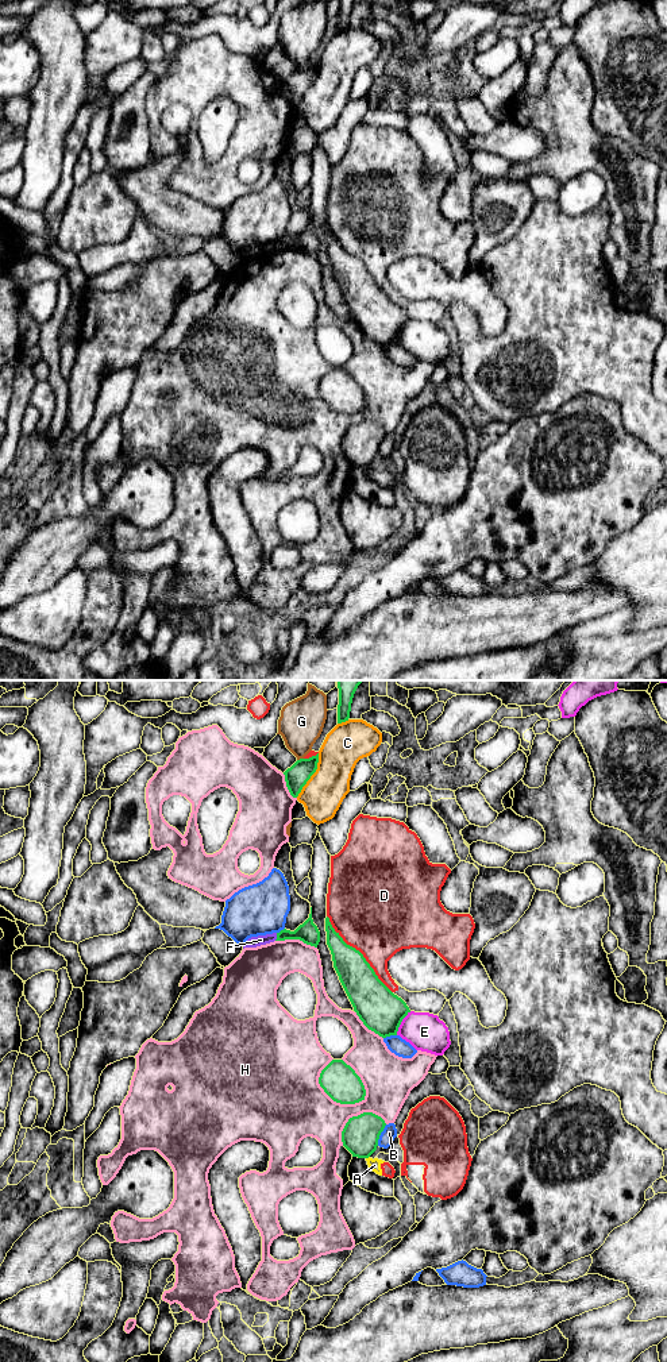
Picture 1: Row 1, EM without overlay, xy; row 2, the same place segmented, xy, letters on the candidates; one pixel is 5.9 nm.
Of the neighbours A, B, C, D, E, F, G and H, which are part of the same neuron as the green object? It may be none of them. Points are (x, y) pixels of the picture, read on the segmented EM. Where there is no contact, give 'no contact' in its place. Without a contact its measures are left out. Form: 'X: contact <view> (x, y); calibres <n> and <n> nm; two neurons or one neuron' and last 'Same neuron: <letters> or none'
A: contact xy (367, 1157); calibres 220 and 70 nm; two neurons
B: contact xy (380, 1134); calibres 220 and 90 nm; two neurons
C: contact xy (312, 774); calibres 140 and 240 nm; two neurons
D: contact xy (359, 952); calibres 220 and 480 nm; two neurons
E: contact xy (400, 1023); calibres 260 and 220 nm; two neurons
F: contact xy (277, 937); calibres 120 and 60 nm; two neurons
G: contact xy (300, 759); calibres 140 and 260 nm; two neurons
H: contact xy (328, 1095); calibres 220 and 440 nm; two neurons
Same neuron: none

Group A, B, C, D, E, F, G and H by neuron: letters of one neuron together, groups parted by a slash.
A D / B / C / E / F / G / H

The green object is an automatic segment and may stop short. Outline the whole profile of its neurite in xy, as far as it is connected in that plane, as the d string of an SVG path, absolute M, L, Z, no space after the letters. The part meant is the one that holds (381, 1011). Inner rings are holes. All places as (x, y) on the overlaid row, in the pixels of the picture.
M325 918L327 945L334 968L363 1025L382 1038L397 1035L402 1019L410 1012L375 975L363 954L347 945Z

